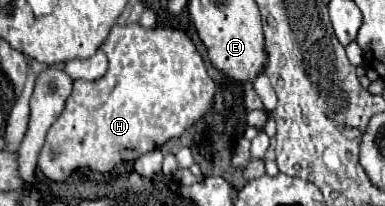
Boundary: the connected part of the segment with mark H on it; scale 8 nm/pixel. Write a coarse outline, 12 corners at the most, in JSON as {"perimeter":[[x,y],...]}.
{"perimeter":[[113,26],[39,168],[67,180],[179,138],[213,108],[195,44]]}

